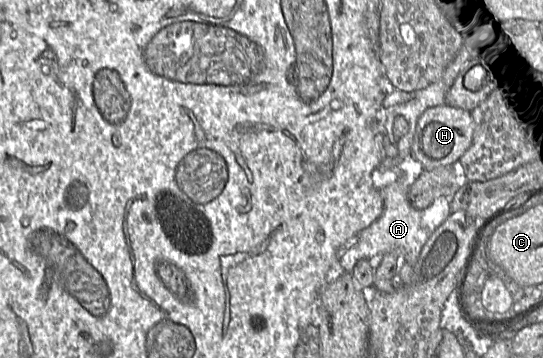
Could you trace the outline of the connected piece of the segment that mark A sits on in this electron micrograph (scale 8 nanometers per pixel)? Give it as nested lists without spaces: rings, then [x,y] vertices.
[[[397,181],[379,189],[383,199],[381,215],[367,228],[356,236],[340,250],[340,263],[347,273],[352,273],[355,264],[361,259],[369,259],[377,253],[401,253],[410,266],[414,267],[421,250],[432,233],[428,233],[421,226],[421,211],[415,209],[409,202],[408,187],[404,182]]]

